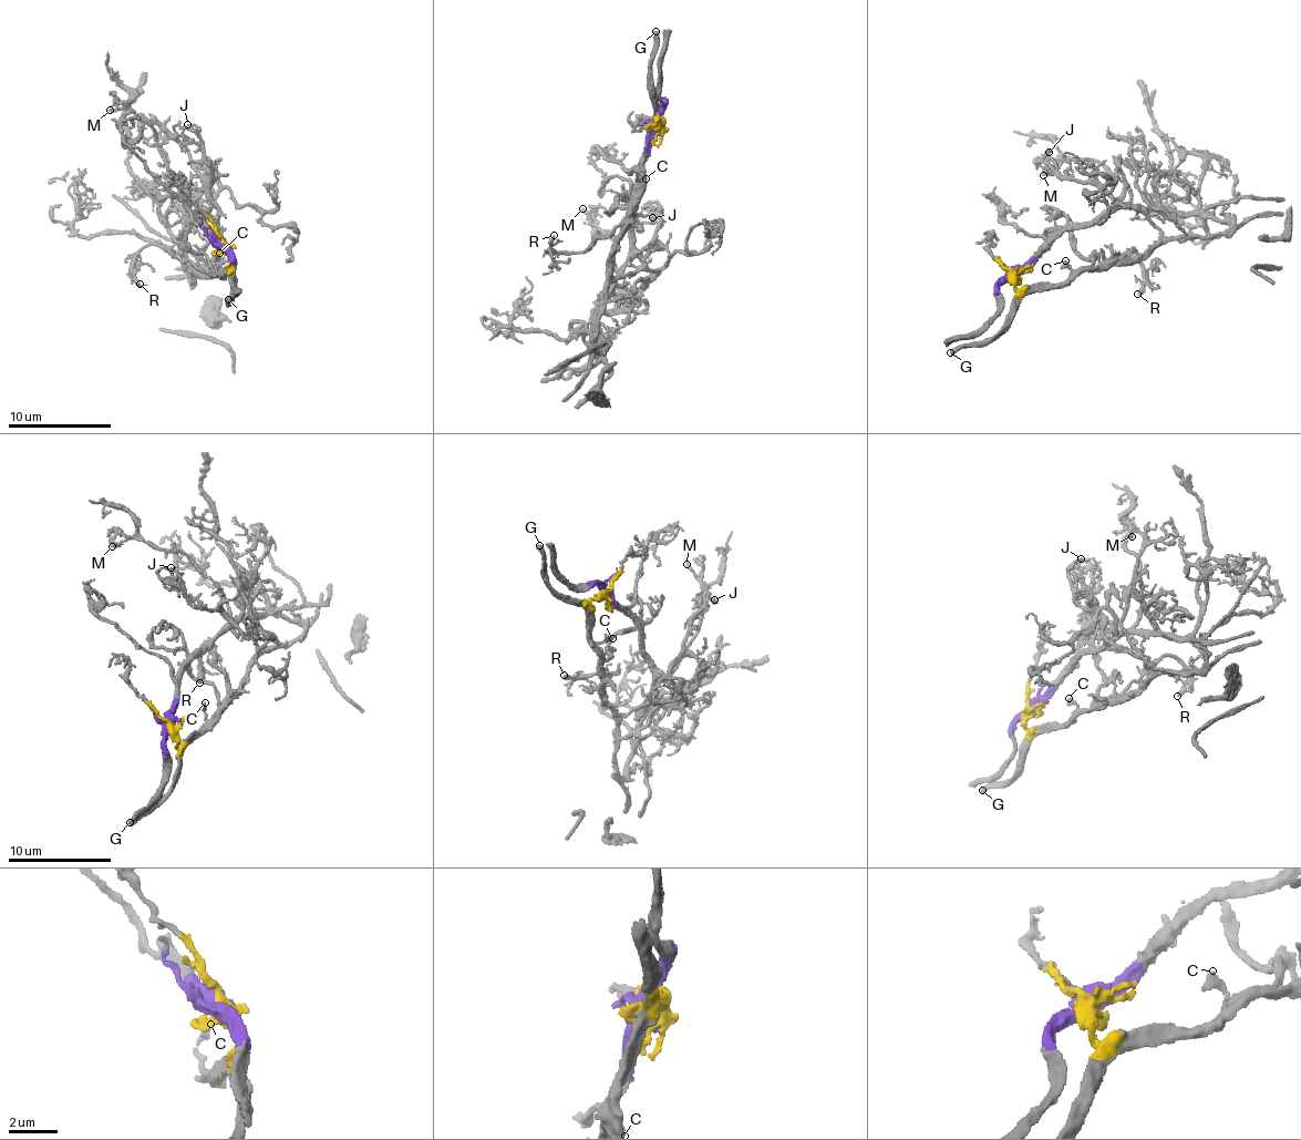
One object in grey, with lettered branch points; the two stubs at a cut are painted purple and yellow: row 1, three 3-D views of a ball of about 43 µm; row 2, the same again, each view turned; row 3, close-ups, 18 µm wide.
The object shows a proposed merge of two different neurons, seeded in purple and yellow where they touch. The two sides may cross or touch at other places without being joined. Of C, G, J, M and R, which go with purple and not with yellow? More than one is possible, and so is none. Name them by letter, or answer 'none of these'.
M

